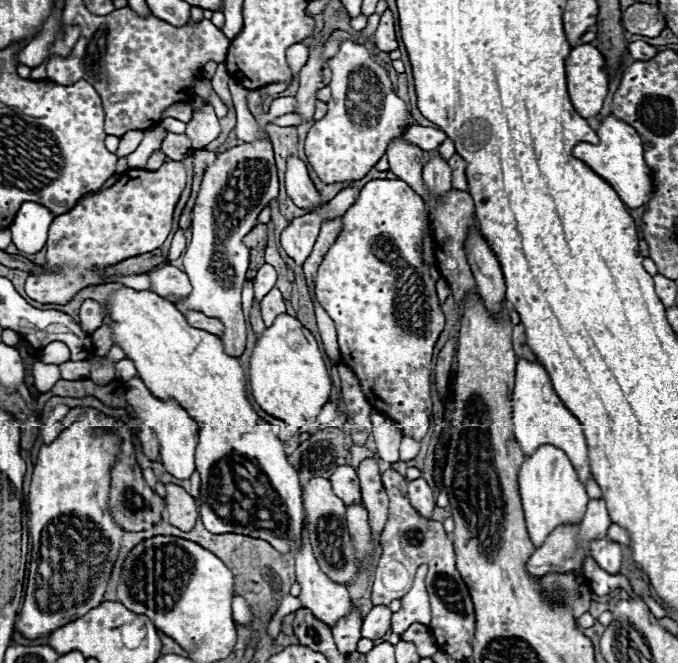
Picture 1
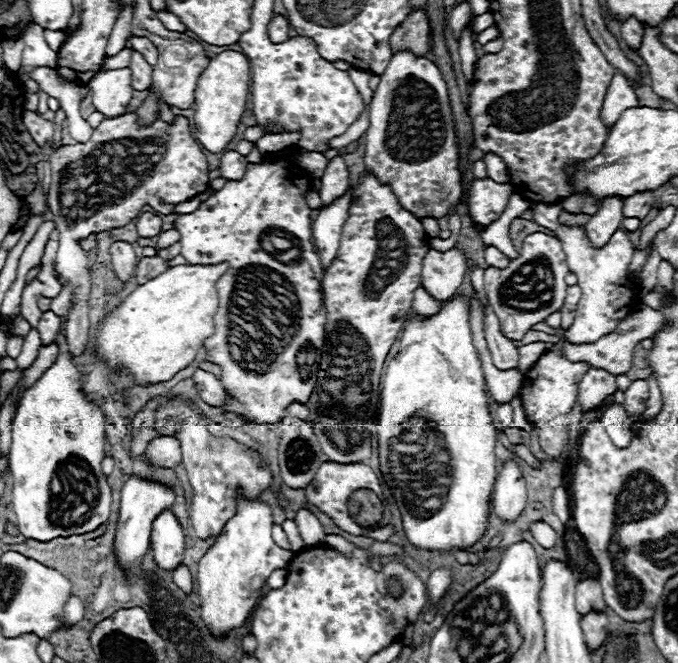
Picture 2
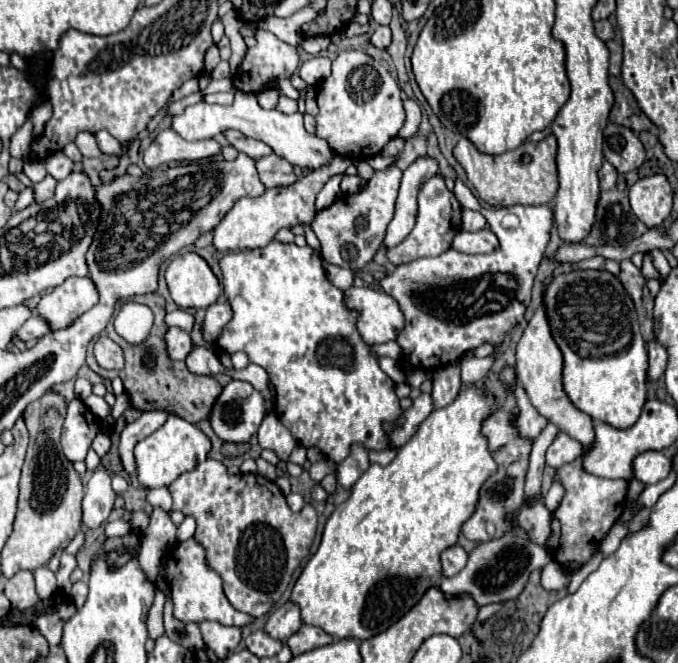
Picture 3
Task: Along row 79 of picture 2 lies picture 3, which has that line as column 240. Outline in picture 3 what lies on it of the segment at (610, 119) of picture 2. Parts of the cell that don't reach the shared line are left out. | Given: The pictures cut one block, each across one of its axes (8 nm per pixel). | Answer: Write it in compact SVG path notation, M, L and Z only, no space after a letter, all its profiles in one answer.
M192 536L190 540L178 542L172 554L166 554L166 580L172 590L172 602L174 602L174 616L182 622L204 622L204 620L216 620L226 626L246 626L252 622L252 616L238 612L230 606L228 598L222 590L222 578L212 570L204 556L204 546L196 542Z

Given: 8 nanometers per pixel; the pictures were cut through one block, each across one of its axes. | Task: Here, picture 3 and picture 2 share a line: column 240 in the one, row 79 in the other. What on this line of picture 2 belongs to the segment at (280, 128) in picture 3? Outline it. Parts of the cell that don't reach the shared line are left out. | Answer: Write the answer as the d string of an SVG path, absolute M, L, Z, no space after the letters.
M102 70L88 82L88 86L92 90L94 108L106 118L116 118L124 114L126 106L132 100L132 70Z

